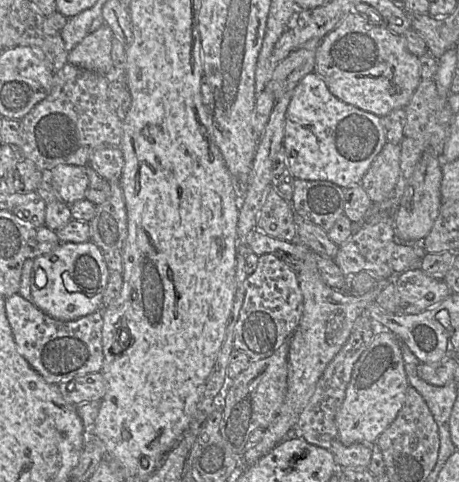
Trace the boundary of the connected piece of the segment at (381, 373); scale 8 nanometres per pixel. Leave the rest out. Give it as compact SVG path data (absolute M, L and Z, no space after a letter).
M378 330L353 367L344 401L336 415L340 441L346 446L356 443L375 445L377 438L394 421L403 407L408 388L400 340L388 330Z

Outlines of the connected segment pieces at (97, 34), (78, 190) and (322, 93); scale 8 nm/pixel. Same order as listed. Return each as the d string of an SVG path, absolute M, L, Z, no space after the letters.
M105 23L68 52L67 62L104 75L110 68L113 32Z
M58 165L49 172L48 180L55 190L58 200L71 205L85 199L88 187L85 166Z
M308 73L293 90L285 114L283 152L287 167L295 179L326 180L342 188L360 184L386 143L382 118L336 98L316 73Z

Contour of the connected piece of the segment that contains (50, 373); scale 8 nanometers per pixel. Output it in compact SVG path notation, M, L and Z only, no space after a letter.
M17 293L5 298L5 313L18 352L48 383L60 384L78 375L101 371L102 310L76 320L58 320Z

